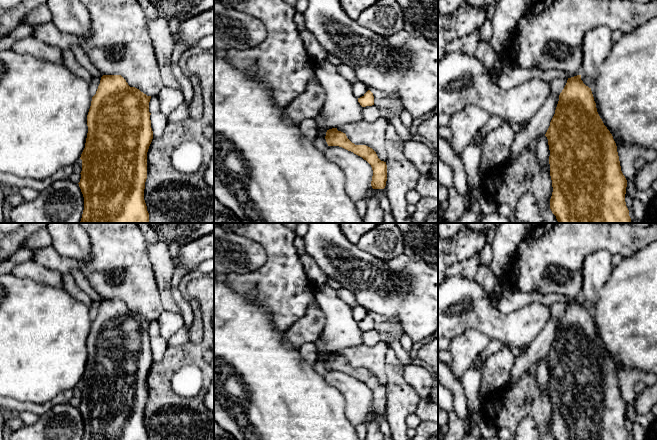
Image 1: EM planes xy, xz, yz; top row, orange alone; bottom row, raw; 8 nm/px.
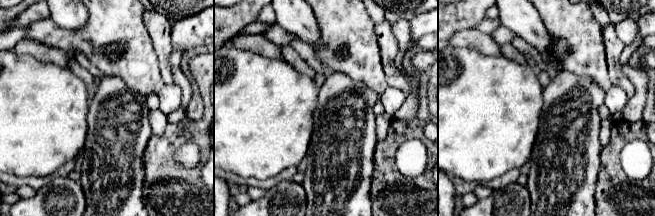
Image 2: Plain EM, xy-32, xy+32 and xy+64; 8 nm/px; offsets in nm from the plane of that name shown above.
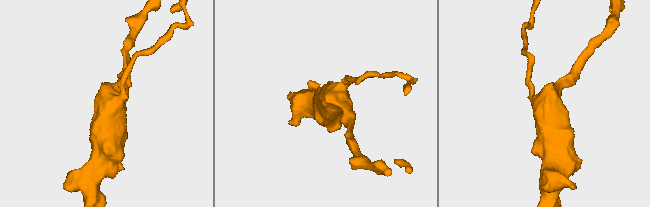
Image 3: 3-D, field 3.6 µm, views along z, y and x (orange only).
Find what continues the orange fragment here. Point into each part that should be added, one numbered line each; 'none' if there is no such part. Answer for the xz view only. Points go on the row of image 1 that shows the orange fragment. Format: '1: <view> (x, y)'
none

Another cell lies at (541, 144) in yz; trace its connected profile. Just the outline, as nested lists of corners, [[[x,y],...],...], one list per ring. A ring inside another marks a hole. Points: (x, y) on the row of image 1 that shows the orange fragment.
[[[541,135],[535,142],[534,142],[538,160],[542,167],[550,174],[550,164],[549,164],[549,156],[550,150],[548,145],[548,139],[545,135]]]

